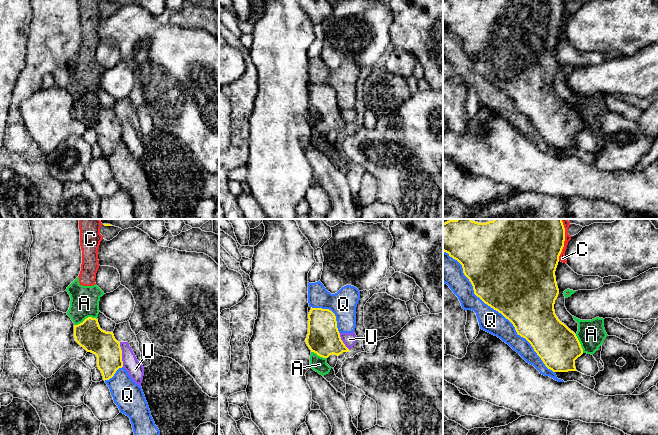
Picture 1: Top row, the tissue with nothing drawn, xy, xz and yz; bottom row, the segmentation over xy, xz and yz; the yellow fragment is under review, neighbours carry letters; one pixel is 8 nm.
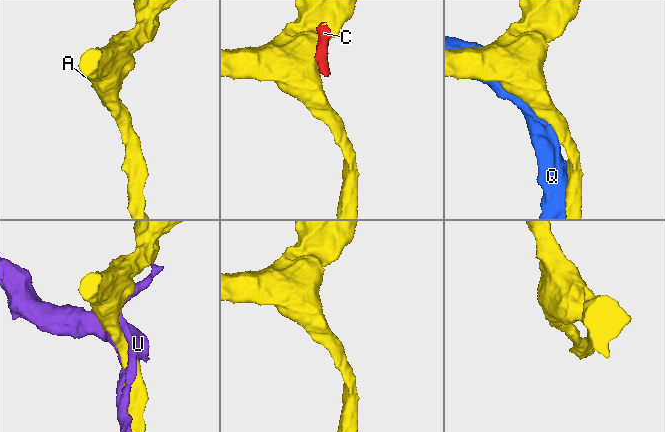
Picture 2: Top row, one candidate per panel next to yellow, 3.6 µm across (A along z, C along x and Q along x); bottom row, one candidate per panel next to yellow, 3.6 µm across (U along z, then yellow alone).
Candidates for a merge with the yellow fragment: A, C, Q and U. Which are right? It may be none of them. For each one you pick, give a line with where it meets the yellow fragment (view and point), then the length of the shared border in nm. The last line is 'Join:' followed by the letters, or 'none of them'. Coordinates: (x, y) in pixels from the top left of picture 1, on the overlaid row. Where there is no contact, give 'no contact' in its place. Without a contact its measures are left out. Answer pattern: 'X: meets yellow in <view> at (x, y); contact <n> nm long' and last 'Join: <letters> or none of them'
Join: none of them

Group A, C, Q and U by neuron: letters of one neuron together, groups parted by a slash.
A C / Q / U

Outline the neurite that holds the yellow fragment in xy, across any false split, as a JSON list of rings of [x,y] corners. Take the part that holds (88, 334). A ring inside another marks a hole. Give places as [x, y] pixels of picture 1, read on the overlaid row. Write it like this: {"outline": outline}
{"outline": [[[88,317],[74,325],[75,341],[87,352],[97,357],[97,367],[103,380],[109,380],[123,367],[122,350],[113,332],[106,332],[99,326],[98,319]]]}

